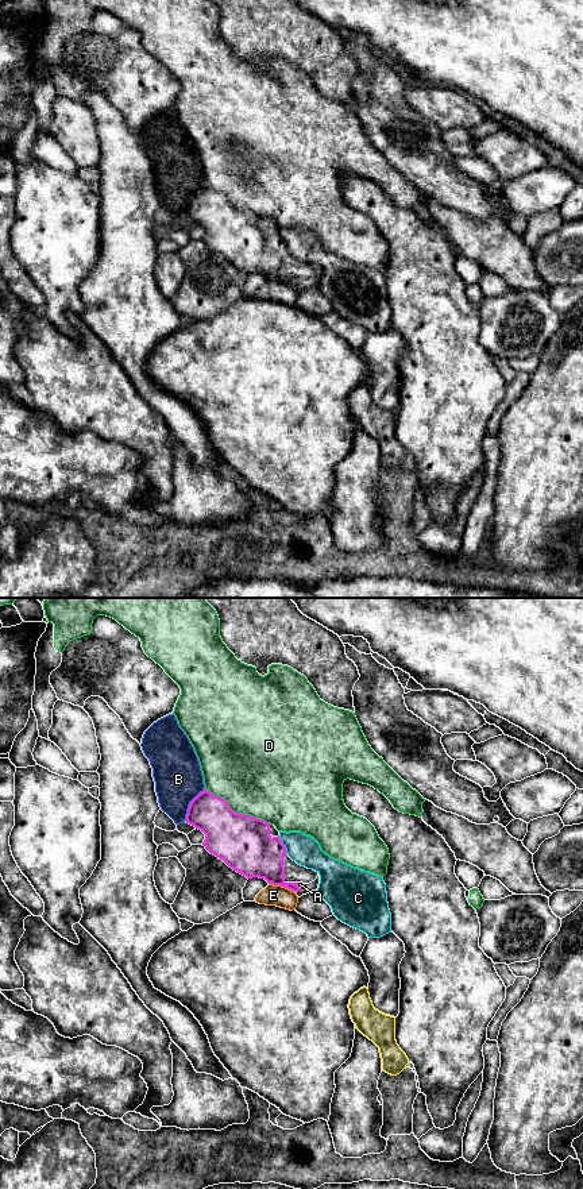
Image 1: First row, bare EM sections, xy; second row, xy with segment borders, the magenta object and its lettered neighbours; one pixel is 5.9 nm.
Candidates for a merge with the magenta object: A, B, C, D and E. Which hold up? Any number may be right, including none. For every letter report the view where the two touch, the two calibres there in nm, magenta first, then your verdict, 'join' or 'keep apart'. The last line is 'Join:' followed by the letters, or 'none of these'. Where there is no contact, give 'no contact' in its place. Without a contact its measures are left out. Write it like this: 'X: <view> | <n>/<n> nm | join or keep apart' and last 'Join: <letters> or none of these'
A: xy | 220/30 nm | join
B: xy | 240/280 nm | keep apart
C: xy | 320/170 nm | keep apart
D: xy | 320/460 nm | keep apart
E: xy | 280/130 nm | keep apart
Join: A

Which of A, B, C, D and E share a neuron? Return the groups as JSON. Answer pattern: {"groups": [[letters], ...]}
{"groups": [["A"], ["B"], ["C"], ["D"], ["E"]]}

